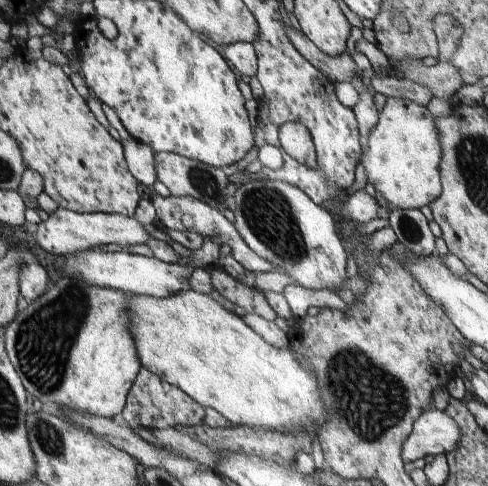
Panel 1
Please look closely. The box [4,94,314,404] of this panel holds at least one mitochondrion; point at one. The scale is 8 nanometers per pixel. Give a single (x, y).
(44, 341)

